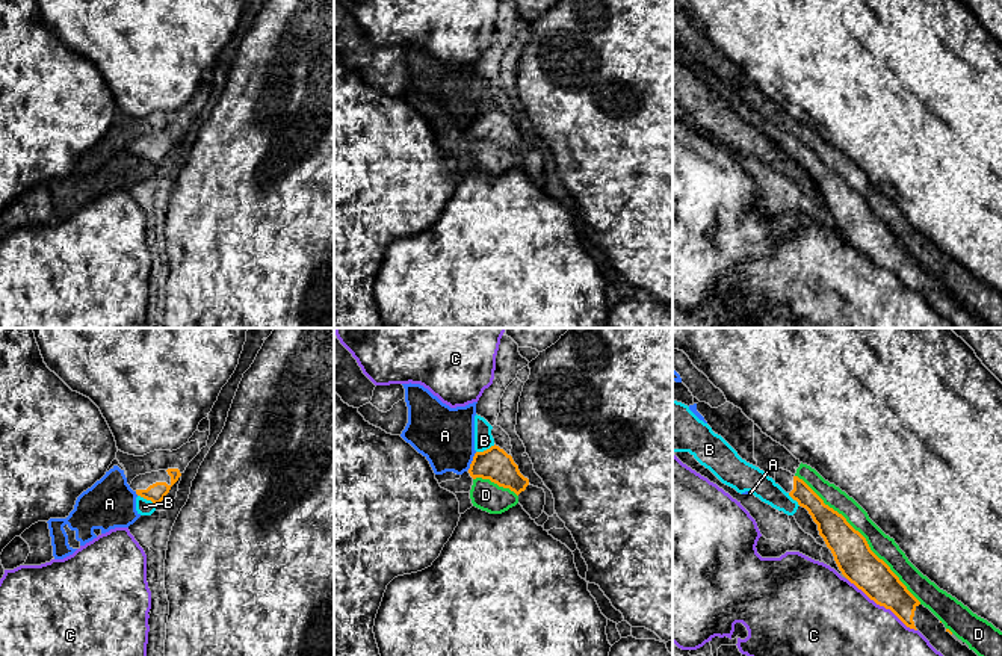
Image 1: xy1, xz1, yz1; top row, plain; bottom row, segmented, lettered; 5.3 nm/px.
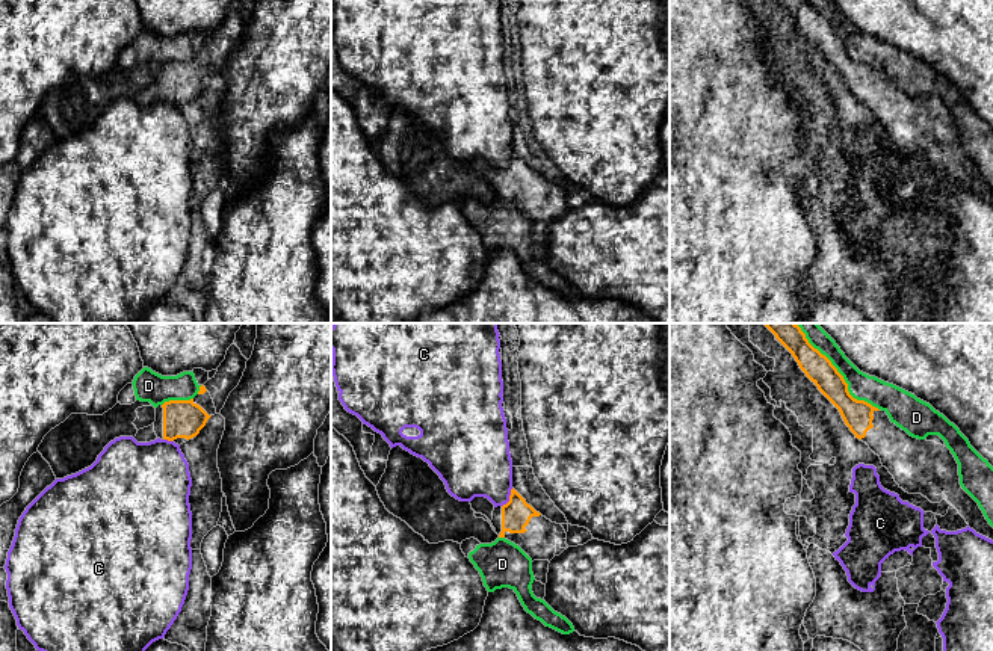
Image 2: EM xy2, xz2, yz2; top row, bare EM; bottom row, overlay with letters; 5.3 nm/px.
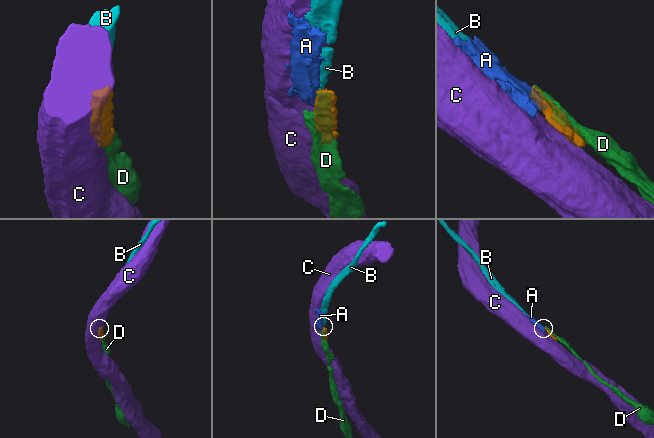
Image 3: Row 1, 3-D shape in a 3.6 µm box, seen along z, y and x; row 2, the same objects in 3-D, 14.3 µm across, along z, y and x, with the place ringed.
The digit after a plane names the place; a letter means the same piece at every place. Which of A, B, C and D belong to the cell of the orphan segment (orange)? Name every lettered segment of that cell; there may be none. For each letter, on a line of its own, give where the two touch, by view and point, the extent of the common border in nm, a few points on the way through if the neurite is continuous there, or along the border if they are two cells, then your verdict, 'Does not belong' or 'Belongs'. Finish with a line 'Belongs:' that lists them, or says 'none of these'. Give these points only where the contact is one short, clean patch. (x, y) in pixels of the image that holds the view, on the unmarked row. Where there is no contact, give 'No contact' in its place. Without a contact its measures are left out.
A: Touches orange at xz1 (472, 123). Shared border 110 nm. Boundary: xz1 (476, 114), (467, 130). Does not belong
B: Touches orange at xy1 (147, 160). Shared border 120 nm. Boundary: xy1 (138, 156), (156, 165). Does not belong
C: Touches orange at yz1 (881, 266). Shared border 480 nm. Does not belong
D: Touches orange at yz1 (863, 198). Shared border 950 nm. Does not belong
Belongs: none of these

